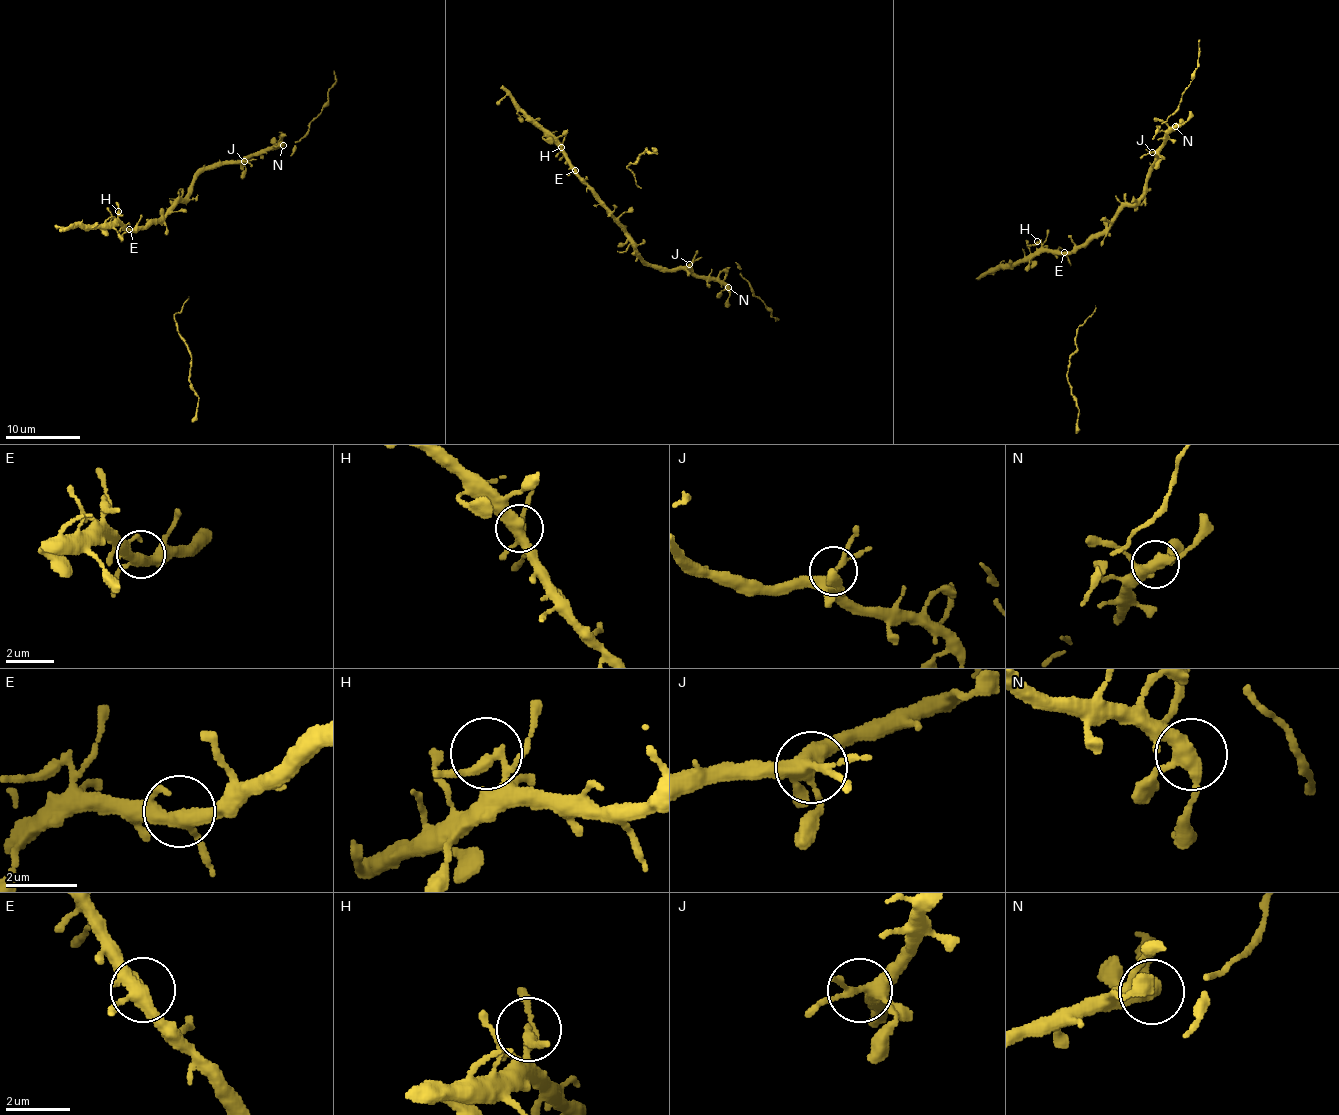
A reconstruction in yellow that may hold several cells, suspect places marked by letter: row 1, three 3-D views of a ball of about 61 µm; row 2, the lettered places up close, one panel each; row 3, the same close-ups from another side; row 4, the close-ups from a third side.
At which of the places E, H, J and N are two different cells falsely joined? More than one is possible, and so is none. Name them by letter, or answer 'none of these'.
none of these

